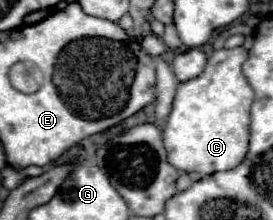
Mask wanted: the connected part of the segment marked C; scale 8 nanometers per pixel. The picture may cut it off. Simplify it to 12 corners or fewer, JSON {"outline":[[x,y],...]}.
{"outline":[[243,46],[177,86],[163,142],[177,170],[231,170],[249,150]]}

